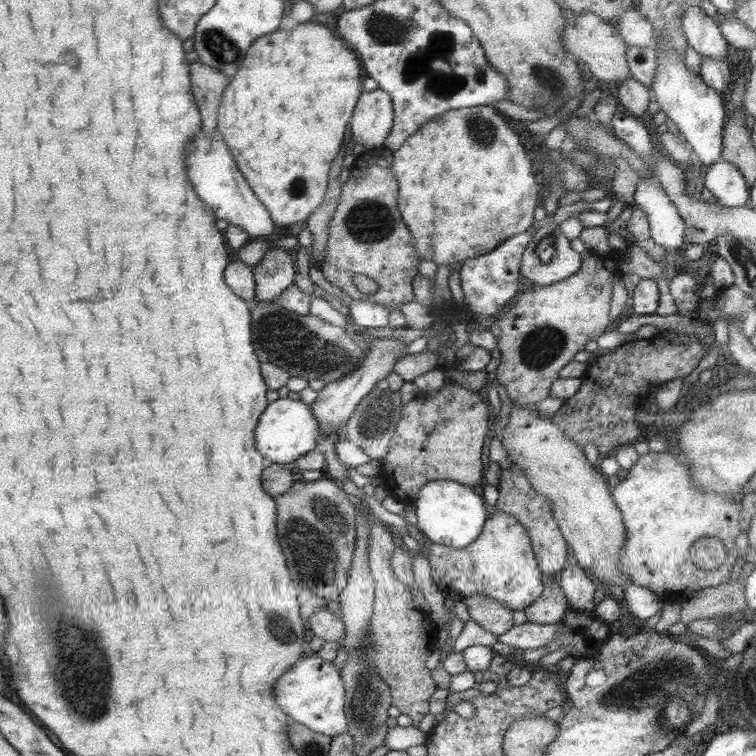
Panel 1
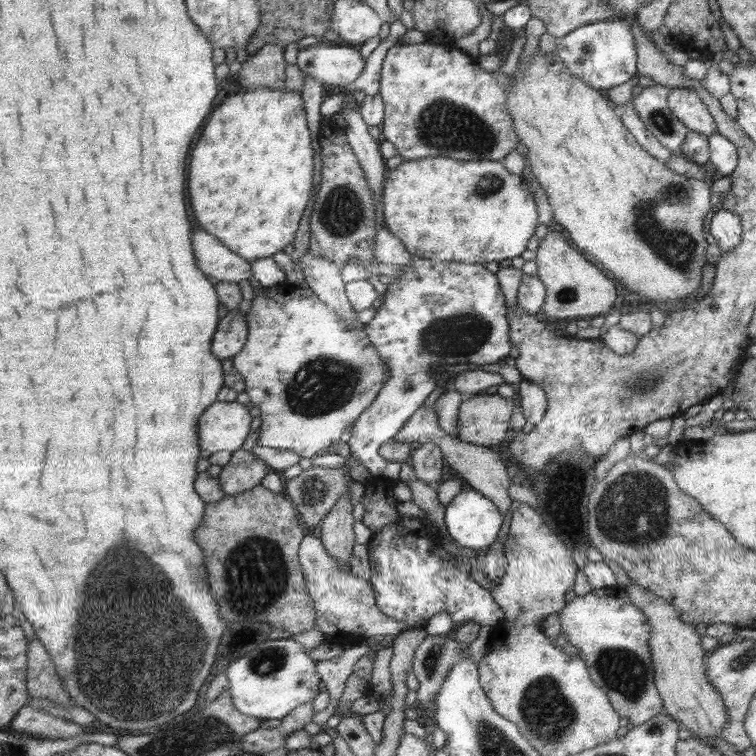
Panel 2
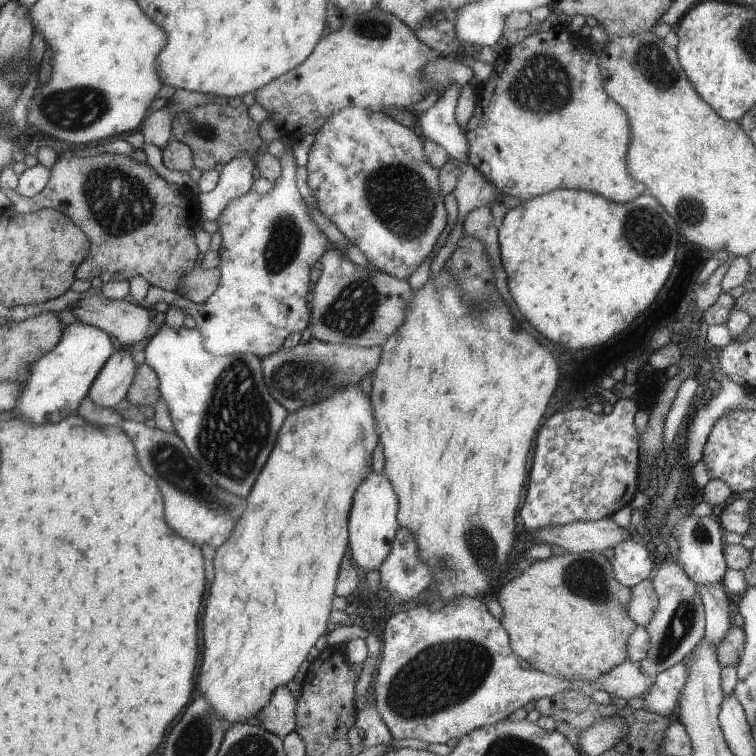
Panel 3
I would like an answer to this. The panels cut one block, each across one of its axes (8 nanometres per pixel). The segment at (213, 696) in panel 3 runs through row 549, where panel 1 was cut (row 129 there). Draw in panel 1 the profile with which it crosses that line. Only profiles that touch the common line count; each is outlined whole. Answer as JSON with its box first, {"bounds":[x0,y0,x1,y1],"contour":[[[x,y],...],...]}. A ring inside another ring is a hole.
{"bounds":[216,20,362,226],"contour":[[[310,20],[294,29],[276,30],[257,38],[248,49],[239,73],[230,78],[218,110],[216,131],[224,136],[232,154],[236,154],[236,162],[240,162],[248,185],[271,211],[278,226],[306,220],[323,203],[322,198],[330,187],[331,166],[344,144],[354,106],[362,97],[360,74],[362,68],[355,51],[343,39],[336,38],[330,28]]]}

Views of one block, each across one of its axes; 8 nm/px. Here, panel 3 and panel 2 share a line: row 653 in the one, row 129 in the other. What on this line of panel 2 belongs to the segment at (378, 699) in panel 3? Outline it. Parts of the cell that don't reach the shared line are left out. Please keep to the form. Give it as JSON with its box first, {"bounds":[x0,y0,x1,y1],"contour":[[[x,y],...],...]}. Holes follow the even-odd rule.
{"bounds":[379,41,519,162],"contour":[[[431,41],[413,45],[396,44],[388,49],[381,67],[379,94],[385,106],[380,141],[392,142],[403,160],[442,156],[465,161],[503,162],[519,143],[507,102],[511,80],[512,77],[502,73],[482,72],[478,62],[462,54],[458,47],[445,48],[444,44]]]}

